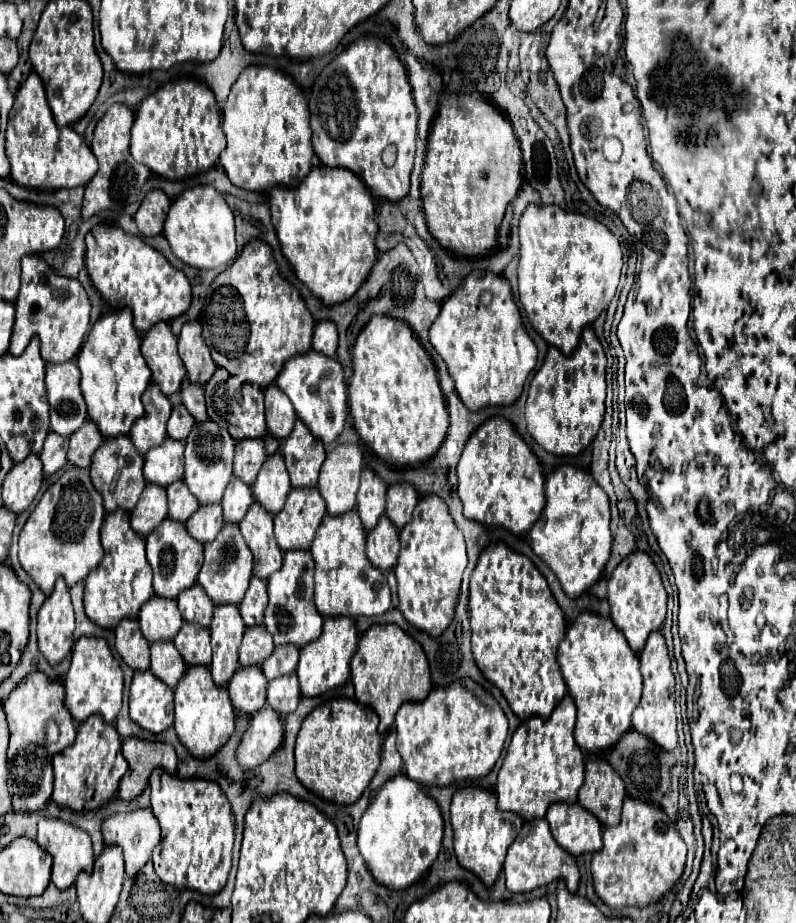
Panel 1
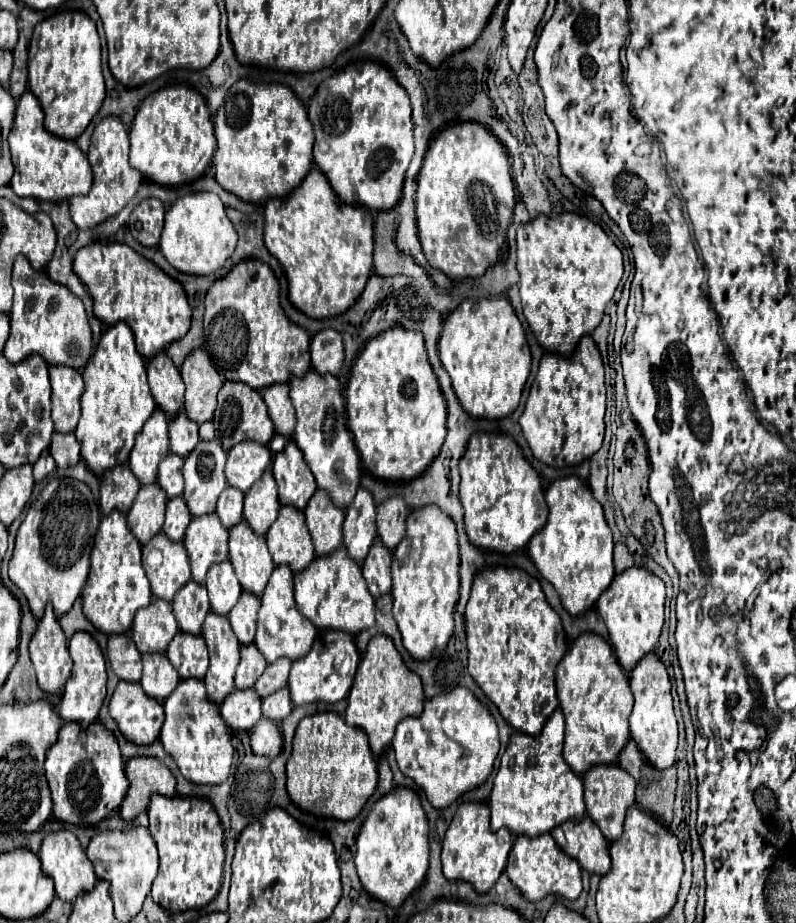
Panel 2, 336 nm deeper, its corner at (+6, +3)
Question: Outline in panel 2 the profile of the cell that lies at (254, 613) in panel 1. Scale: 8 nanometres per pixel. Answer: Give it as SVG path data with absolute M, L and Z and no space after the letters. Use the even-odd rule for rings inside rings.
M242 592L242 598L238 604L230 610L228 620L232 624L234 634L238 636L240 644L254 642L256 634L256 622L258 622L258 610L260 610L260 598L250 592Z

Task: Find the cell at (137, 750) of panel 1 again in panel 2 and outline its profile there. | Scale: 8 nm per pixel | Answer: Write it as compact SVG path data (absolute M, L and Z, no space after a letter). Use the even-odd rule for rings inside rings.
M130 758L126 762L126 778L130 782L130 788L120 806L120 816L124 820L134 820L140 812L144 812L152 794L176 794L176 780L168 766L158 758Z

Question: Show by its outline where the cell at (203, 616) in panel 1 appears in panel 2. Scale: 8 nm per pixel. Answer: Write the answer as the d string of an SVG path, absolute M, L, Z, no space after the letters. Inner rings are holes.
M190 580L186 586L178 590L172 606L174 606L174 616L180 624L180 630L188 634L200 634L202 622L210 612L206 586Z

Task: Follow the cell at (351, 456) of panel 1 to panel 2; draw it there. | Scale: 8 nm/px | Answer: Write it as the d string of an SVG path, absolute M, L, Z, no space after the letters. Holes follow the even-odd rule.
M316 490L304 508L304 514L316 554L328 554L342 544L344 510L326 498L326 490Z

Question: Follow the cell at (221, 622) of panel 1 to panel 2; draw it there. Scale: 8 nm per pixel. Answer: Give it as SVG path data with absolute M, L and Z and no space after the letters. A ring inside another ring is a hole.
M214 612L206 616L202 636L210 652L210 668L204 676L204 684L210 700L220 704L230 692L234 692L234 672L240 662L240 642L232 632L228 618Z

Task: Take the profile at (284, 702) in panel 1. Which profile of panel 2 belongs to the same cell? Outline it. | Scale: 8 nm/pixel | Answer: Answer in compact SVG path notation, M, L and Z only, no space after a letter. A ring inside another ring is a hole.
M288 688L276 690L274 694L270 694L268 698L262 700L262 716L270 718L274 722L282 722L292 712L292 708L294 708L294 704L290 702Z

